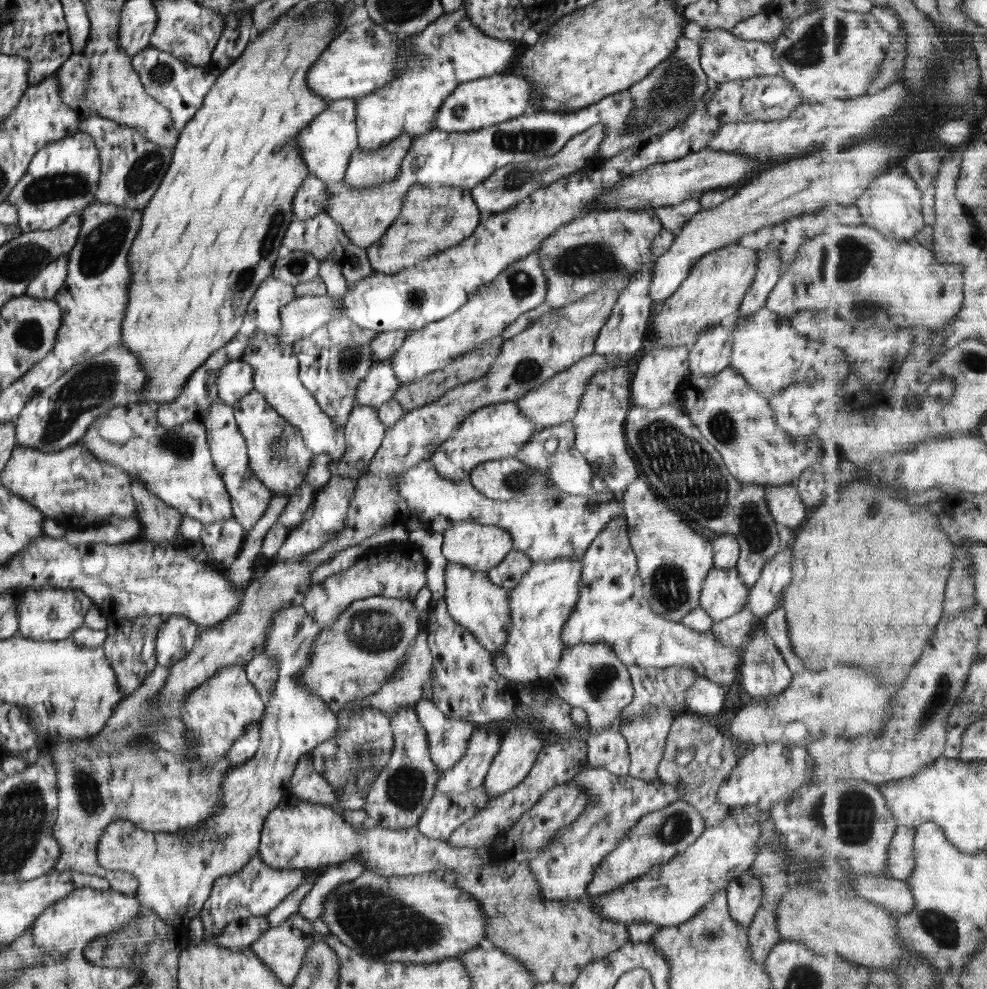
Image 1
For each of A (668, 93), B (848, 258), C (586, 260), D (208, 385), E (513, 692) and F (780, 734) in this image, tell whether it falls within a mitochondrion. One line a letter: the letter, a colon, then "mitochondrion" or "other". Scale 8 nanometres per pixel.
A: mitochondrion
B: mitochondrion
C: mitochondrion
D: other
E: other
F: other

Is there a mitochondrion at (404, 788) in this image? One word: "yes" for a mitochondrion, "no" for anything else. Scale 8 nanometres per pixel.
yes

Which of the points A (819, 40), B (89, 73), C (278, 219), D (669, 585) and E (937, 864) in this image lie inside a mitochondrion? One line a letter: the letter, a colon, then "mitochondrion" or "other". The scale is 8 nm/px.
A: mitochondrion
B: other
C: mitochondrion
D: mitochondrion
E: other

